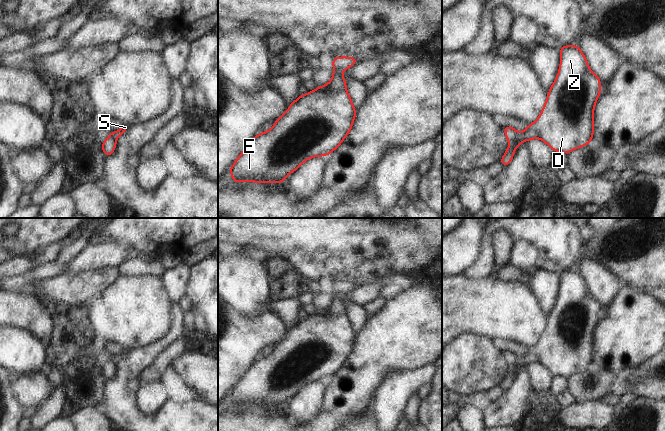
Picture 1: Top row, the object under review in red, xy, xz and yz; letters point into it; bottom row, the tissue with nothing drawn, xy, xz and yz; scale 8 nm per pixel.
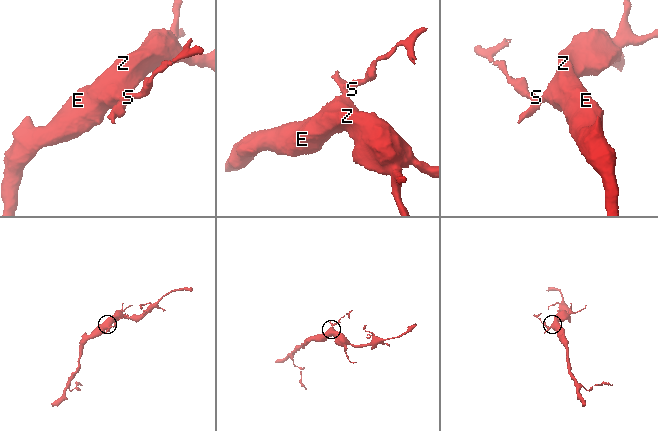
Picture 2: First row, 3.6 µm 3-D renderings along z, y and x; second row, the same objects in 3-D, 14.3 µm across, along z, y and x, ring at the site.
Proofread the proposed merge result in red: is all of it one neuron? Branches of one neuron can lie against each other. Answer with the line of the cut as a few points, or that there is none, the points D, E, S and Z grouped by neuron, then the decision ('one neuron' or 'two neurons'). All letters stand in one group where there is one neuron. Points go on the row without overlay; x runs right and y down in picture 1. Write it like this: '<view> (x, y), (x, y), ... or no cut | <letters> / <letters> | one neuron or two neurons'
yz (517, 356), (516, 361), (510, 366) | D E Z / S | two neurons

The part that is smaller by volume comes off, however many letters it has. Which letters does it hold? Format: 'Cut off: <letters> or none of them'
Cut off: S

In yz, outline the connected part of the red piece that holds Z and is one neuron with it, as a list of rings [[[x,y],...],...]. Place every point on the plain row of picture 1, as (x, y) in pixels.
[[[577,269],[560,270],[561,283],[558,299],[549,313],[546,327],[538,343],[529,348],[524,356],[517,356],[516,363],[509,367],[508,373],[500,386],[506,391],[511,386],[515,373],[523,365],[534,362],[543,364],[553,375],[565,376],[583,371],[592,366],[594,355],[593,336],[601,316],[600,303],[587,287],[586,281]]]

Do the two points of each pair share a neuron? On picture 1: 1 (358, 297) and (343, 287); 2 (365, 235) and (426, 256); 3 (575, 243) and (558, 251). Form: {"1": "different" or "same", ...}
{"1": "different", "2": "same", "3": "same"}

